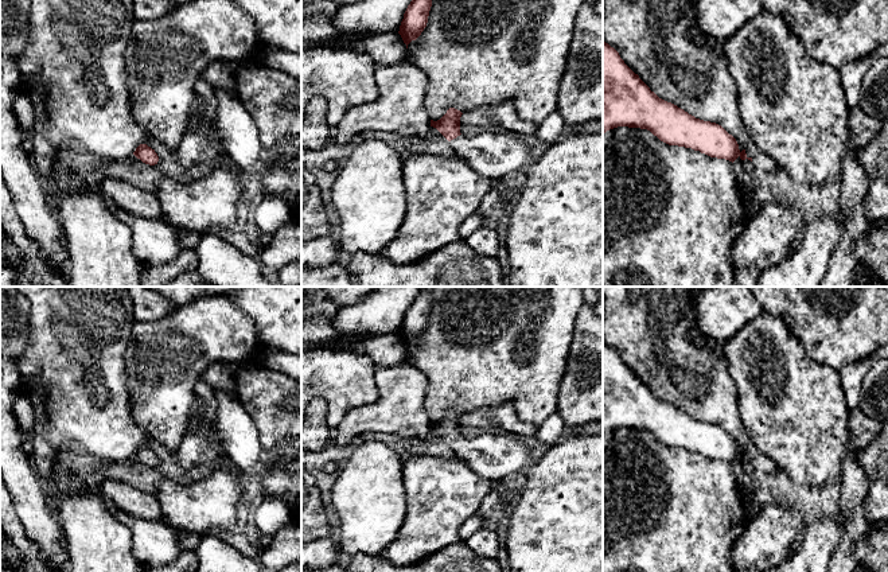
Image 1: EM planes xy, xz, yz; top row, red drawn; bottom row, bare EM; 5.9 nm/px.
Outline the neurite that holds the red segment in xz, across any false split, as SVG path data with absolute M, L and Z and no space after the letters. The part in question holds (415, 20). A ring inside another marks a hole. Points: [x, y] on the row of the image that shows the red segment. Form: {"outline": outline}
{"outline": "M412 0L408 5L398 31L406 48L427 27L431 7L432 0Z"}

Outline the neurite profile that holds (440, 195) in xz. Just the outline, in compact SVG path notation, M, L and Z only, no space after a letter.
M456 153L452 157L440 155L410 156L404 162L402 176L406 190L405 218L383 252L392 264L412 264L459 241L461 223L476 211L494 183L478 174Z

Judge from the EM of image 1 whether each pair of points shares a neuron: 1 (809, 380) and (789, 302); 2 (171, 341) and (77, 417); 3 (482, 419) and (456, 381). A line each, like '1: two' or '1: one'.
1: two
2: two
3: two

